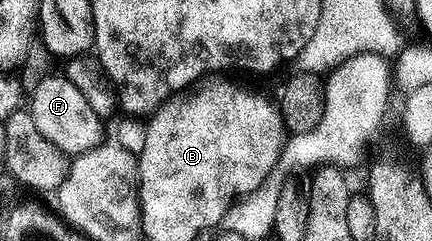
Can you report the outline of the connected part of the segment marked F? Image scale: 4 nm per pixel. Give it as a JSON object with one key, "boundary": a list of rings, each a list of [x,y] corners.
{"boundary":[[[50,73],[46,79],[39,81],[39,85],[28,96],[27,109],[33,114],[39,133],[43,133],[43,137],[47,137],[47,141],[51,141],[51,145],[58,147],[64,155],[76,157],[87,153],[106,138],[105,127],[101,124],[104,123],[102,116],[97,115],[91,105],[87,105],[87,97],[83,97],[83,93],[79,93],[79,89],[75,89],[75,85],[71,85],[64,74]]]}

